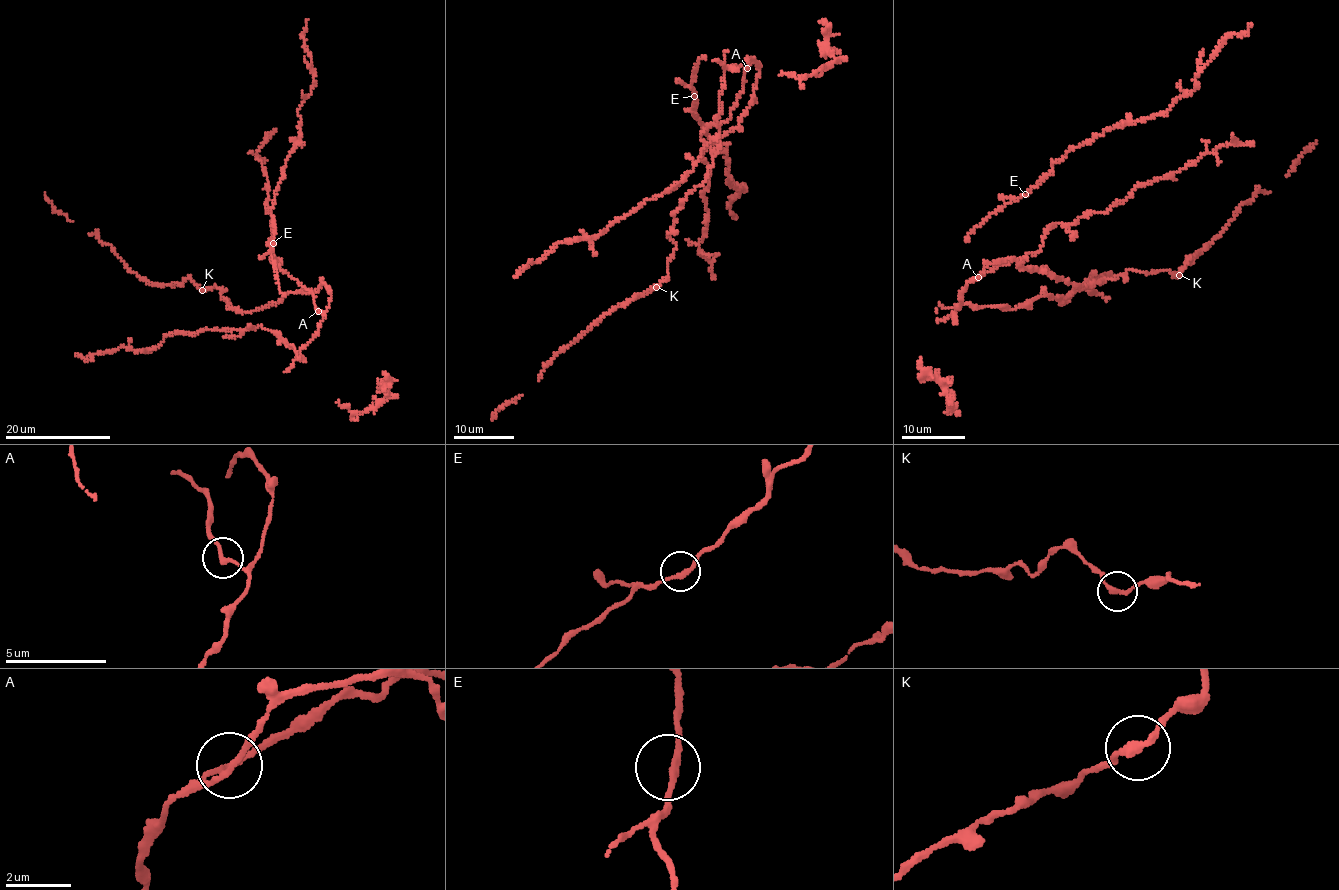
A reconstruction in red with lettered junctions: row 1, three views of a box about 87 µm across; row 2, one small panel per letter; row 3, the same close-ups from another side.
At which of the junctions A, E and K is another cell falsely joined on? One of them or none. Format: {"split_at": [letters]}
{"split_at": []}

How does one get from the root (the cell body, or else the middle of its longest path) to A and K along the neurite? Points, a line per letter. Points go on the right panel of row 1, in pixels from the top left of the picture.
A: (1012, 260), (989, 263), (980, 277), (972, 280), (978, 277)
K: (1012, 260), (1024, 269), (1044, 267), (1052, 276), (1082, 288), (1134, 269), (1147, 273), (1167, 271), (1179, 276)

